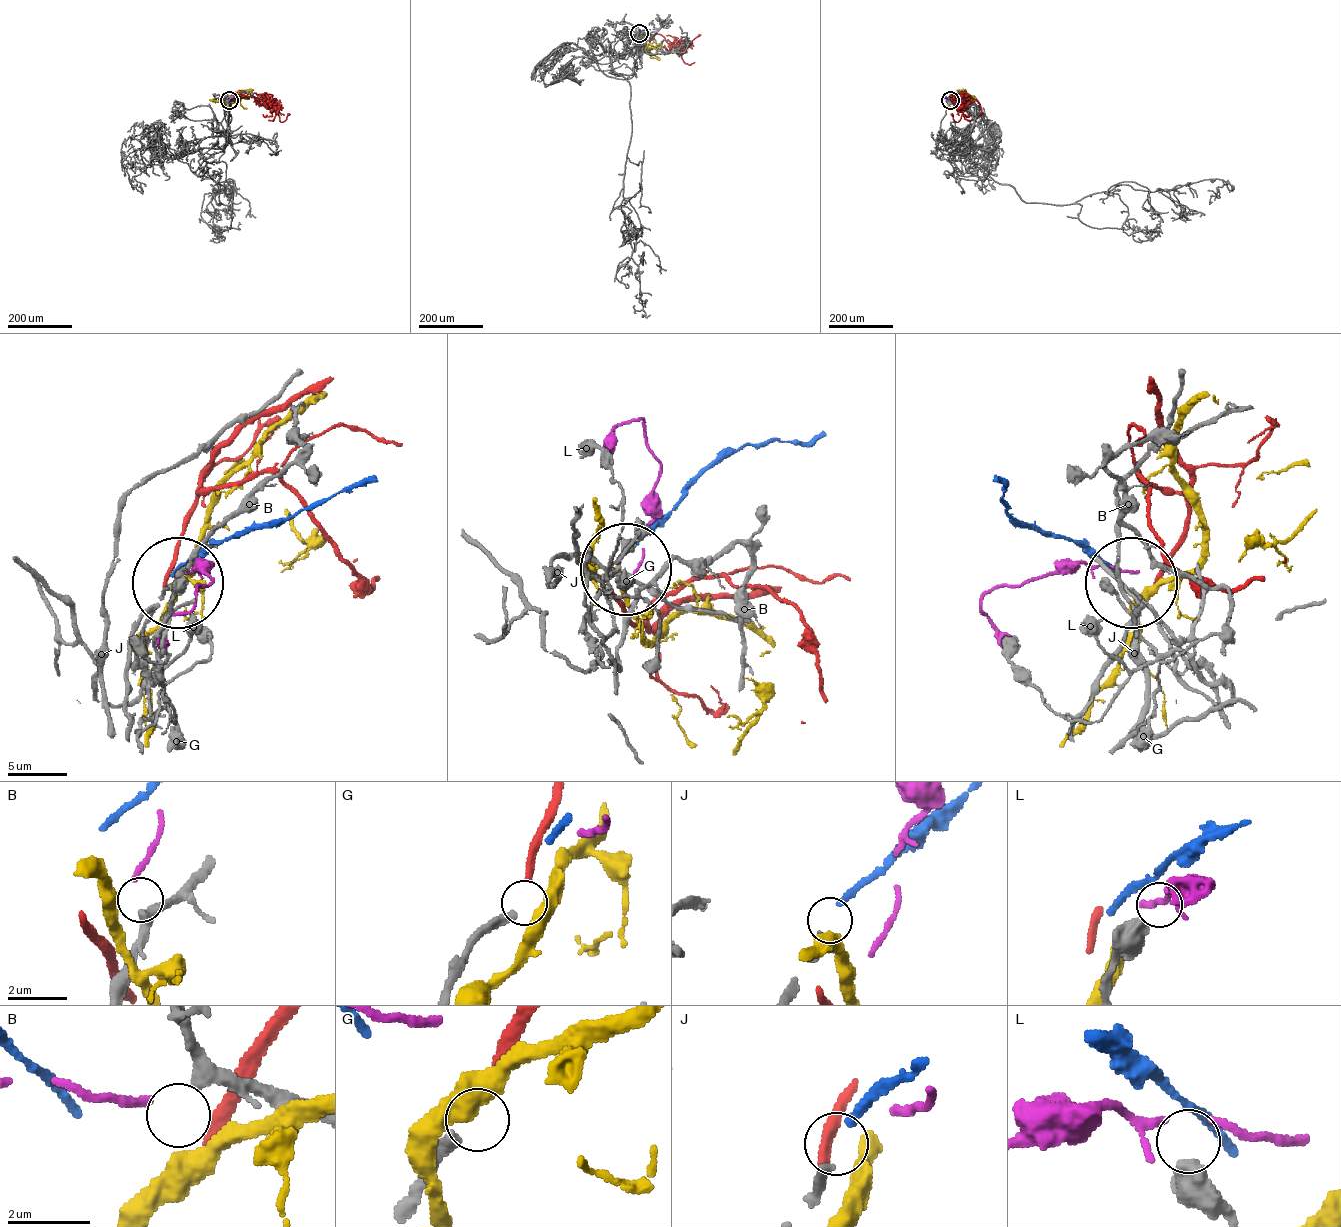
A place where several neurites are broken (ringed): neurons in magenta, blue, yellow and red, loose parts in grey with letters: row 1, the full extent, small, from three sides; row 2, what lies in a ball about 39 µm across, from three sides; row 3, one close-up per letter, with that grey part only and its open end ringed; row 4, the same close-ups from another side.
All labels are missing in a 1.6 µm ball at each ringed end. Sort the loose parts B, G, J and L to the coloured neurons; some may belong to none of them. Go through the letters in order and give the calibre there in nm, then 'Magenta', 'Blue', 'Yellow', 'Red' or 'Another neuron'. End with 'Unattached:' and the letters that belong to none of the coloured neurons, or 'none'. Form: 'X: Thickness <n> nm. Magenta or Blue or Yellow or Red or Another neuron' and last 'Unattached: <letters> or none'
B: Thickness 320 nm. Magenta
G: Thickness 320 nm. Red
J: Thickness 220 nm. Blue
L: Thickness 600 nm. Another neuron
Unattached: L

